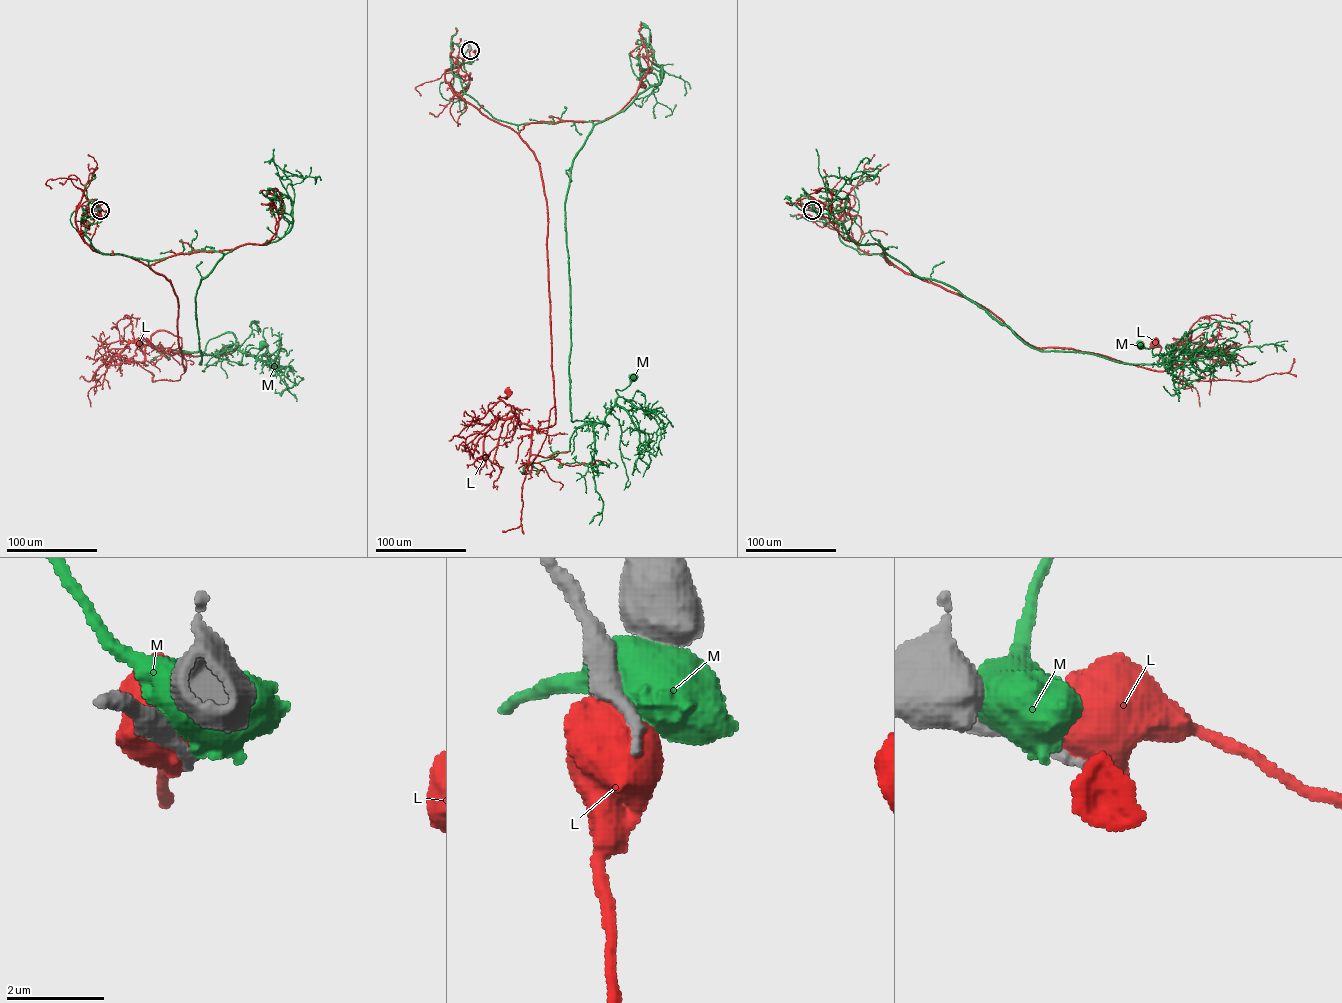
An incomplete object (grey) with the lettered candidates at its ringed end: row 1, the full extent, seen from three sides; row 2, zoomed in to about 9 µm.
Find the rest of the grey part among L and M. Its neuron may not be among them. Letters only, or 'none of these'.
none of these

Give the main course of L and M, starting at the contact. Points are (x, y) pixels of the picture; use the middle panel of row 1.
L: (469, 49), (469, 61), (444, 79), (526, 143), (547, 203), (555, 423), (521, 428), (498, 398), (507, 392)
M: (469, 48), (451, 73), (494, 117), (593, 124), (565, 207), (571, 421), (605, 424), (615, 390), (633, 377)

